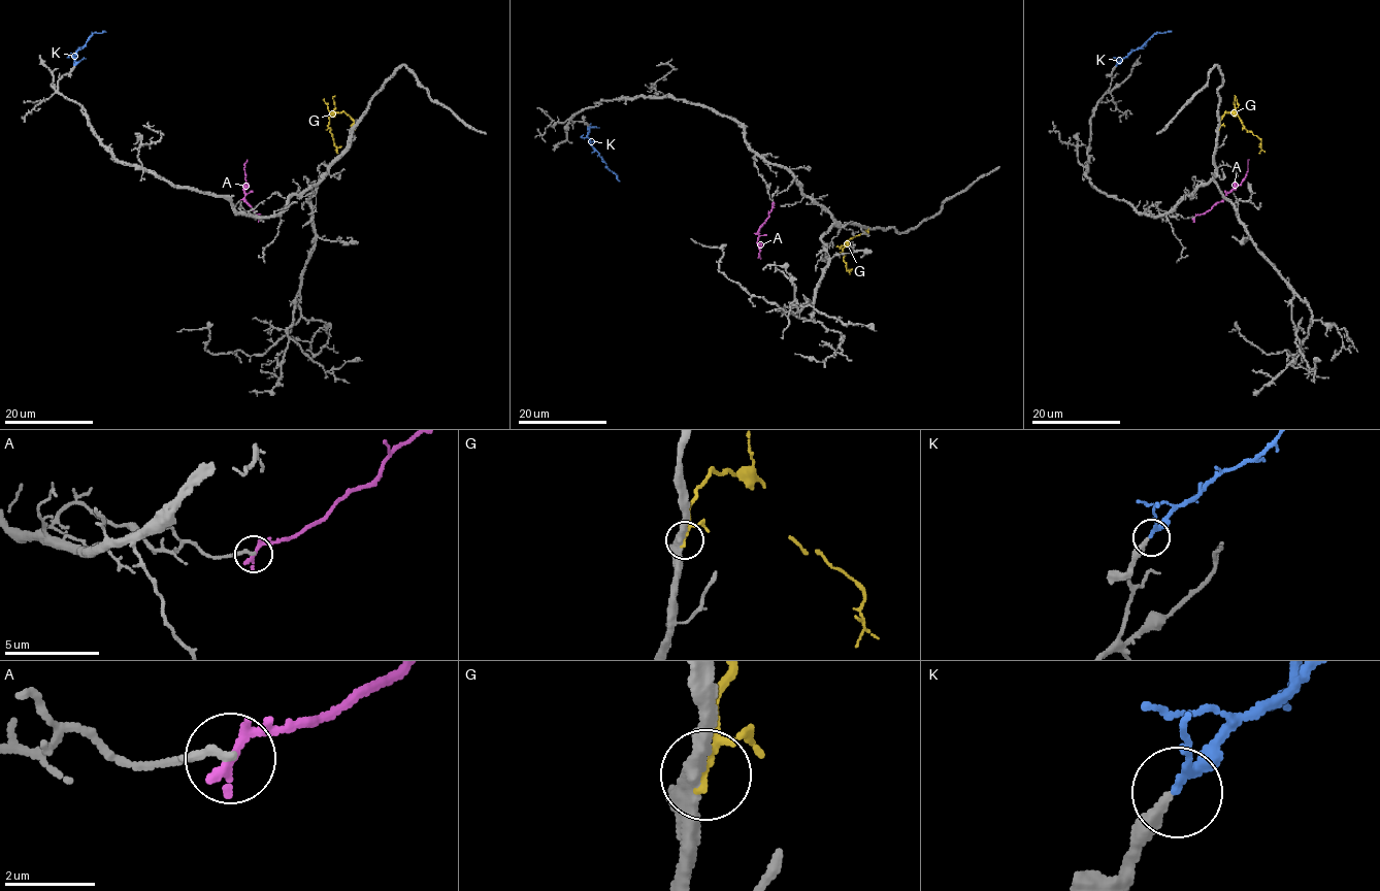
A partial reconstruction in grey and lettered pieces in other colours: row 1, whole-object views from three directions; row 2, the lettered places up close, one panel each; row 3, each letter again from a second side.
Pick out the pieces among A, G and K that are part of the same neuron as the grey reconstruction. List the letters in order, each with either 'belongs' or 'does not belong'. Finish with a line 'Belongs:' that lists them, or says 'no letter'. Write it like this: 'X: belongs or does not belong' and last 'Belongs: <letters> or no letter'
A: does not belong
G: does not belong
K: belongs
Belongs: K

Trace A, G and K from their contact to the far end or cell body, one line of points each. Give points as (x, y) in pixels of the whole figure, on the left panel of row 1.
A: (259, 218), (245, 203), (243, 167), (247, 160)
G: (354, 128), (354, 121), (343, 111), (330, 114), (328, 126), (338, 153)
K: (74, 66), (75, 52), (93, 34), (106, 32)

